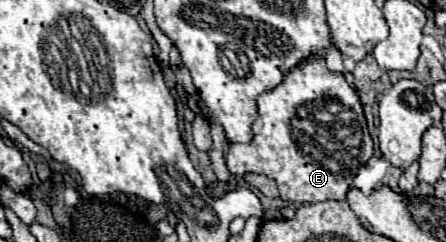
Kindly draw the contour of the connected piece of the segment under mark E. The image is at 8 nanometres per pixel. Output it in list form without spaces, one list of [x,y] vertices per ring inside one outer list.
[[[308,59],[304,65],[292,69],[286,79],[270,93],[258,97],[258,119],[252,125],[254,141],[248,145],[230,145],[226,165],[234,175],[262,173],[274,179],[278,197],[290,203],[318,203],[318,201],[342,201],[356,177],[356,171],[366,165],[370,155],[372,137],[366,127],[364,111],[358,93],[348,85],[344,75],[330,73],[324,59]]]

